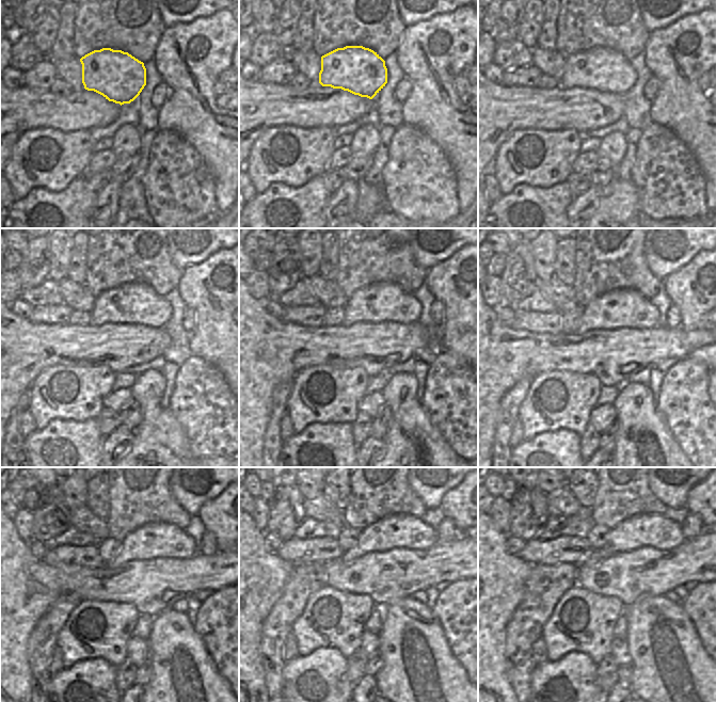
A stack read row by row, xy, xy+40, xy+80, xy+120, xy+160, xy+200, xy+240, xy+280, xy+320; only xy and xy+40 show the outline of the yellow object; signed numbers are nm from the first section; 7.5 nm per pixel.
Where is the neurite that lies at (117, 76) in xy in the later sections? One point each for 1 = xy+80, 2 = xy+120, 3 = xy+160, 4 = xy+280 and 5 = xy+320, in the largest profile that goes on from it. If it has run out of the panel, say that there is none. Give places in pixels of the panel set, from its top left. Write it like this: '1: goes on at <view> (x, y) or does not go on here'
1: goes on at xy+80 (605, 69)
2: goes on at xy+120 (132, 294)
3: goes on at xy+160 (378, 294)
4: goes on at xy+280 (400, 530)
5: goes on at xy+320 (639, 530)

